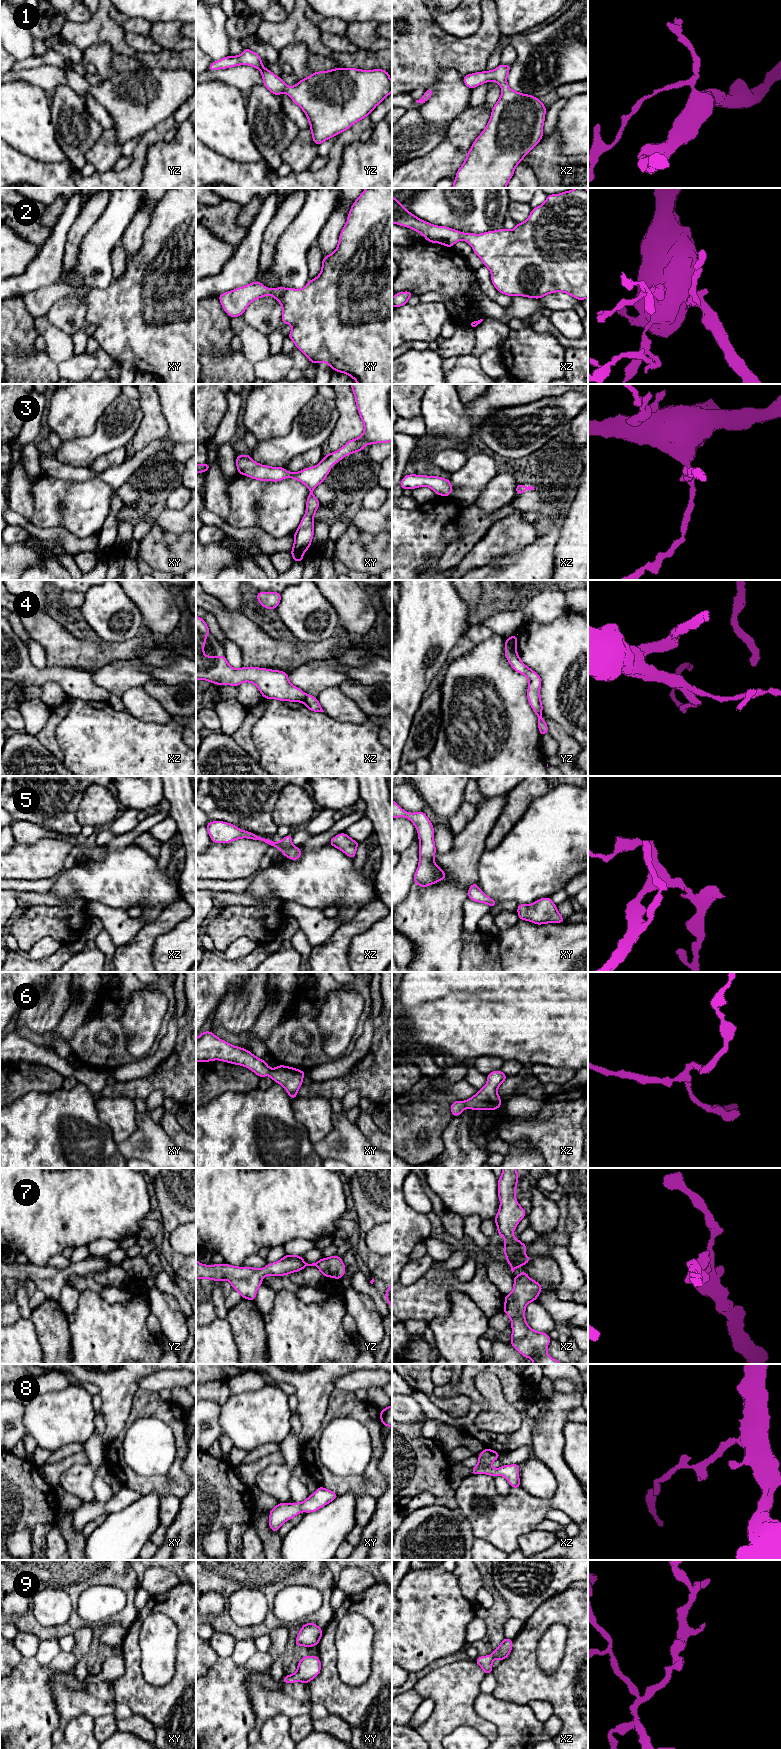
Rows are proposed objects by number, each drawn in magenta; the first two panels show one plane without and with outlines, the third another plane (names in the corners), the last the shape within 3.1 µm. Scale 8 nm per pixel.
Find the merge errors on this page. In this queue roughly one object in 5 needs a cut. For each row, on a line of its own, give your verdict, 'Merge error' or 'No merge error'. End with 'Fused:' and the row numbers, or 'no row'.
1: No merge error
2: No merge error
3: No merge error
4: Merge error
5: No merge error
6: No merge error
7: No merge error
8: No merge error
9: No merge error
Fused: 4

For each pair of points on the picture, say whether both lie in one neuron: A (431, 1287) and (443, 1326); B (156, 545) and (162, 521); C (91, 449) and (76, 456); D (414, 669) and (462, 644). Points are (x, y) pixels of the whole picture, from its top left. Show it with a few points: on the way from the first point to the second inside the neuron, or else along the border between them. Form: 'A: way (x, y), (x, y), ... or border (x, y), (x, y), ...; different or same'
A: border (449, 1295), (450, 1312), (428, 1323); different
B: border (156, 524), (166, 532), (176, 534), (183, 532); different
C: way (87, 449), (80, 452); same
D: border (465, 633), (458, 638), (450, 651), (449, 659); different

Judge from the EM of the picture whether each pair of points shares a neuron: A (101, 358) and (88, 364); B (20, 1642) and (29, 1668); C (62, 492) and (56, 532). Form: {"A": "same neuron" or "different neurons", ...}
{"A": "different neurons", "B": "different neurons", "C": "different neurons"}

